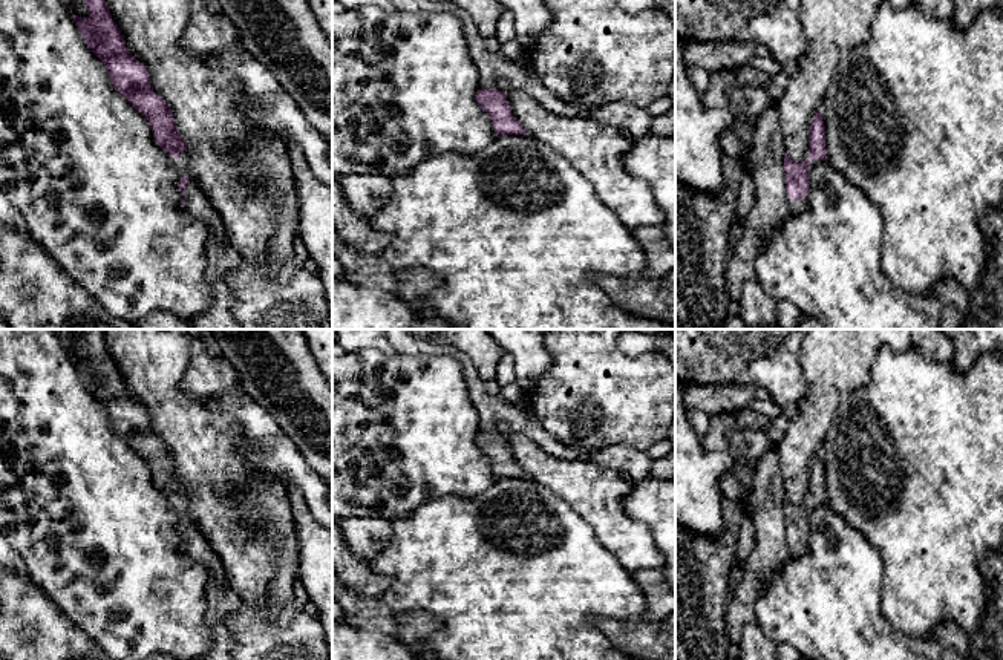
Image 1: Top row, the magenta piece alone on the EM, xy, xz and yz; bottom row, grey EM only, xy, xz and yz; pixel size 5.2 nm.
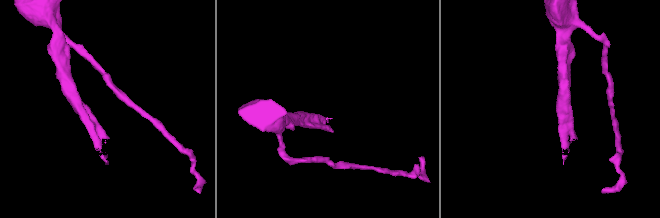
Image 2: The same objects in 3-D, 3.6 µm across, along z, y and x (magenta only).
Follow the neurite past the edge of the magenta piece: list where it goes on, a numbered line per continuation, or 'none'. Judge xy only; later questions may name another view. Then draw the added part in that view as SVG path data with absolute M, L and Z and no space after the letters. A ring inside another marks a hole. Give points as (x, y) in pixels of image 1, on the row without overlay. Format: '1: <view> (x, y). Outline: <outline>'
1: xy (221, 599). Outline: M190 518L182 547L208 573L207 625L213 634L213 645L205 655L196 660L233 660L234 637L227 626L227 617L239 609L243 600L228 585L222 562Z

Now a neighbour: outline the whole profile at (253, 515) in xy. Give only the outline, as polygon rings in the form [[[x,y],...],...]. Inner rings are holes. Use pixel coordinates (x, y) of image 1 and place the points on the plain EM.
[[[254,501],[248,502],[240,508],[242,519],[251,528],[268,528],[270,525],[277,525],[274,515],[265,511]]]

